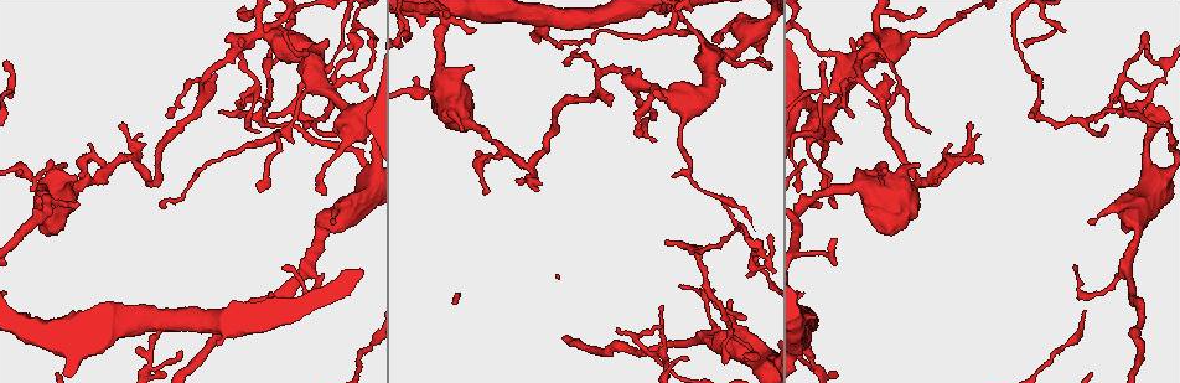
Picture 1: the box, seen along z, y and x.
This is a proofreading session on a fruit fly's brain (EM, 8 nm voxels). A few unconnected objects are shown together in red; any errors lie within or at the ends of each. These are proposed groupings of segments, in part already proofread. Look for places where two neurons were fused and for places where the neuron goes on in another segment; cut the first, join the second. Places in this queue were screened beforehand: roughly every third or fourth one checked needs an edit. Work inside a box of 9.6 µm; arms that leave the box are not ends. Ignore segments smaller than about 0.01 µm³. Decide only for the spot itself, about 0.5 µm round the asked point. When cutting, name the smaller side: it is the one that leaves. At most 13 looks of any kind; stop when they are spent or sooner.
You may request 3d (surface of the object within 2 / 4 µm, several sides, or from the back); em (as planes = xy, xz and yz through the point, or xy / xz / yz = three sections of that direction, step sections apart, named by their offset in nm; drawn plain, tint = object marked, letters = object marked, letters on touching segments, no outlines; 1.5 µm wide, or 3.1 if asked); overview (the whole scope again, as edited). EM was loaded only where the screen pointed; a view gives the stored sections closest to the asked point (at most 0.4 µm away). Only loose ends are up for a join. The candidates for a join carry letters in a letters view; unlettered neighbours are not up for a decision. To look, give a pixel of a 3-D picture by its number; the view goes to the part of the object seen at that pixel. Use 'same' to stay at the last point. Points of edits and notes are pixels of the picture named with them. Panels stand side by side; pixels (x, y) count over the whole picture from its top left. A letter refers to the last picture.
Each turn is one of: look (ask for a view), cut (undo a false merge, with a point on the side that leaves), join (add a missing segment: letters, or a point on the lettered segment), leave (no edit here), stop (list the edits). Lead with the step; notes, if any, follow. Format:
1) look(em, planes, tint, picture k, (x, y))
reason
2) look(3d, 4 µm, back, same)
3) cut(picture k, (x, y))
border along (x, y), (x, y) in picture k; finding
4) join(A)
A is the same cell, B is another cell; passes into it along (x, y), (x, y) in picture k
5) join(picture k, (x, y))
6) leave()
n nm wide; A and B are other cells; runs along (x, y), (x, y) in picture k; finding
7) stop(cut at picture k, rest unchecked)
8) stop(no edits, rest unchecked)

look(3d, 4 µm, picture 1, (764, 61))
thin end

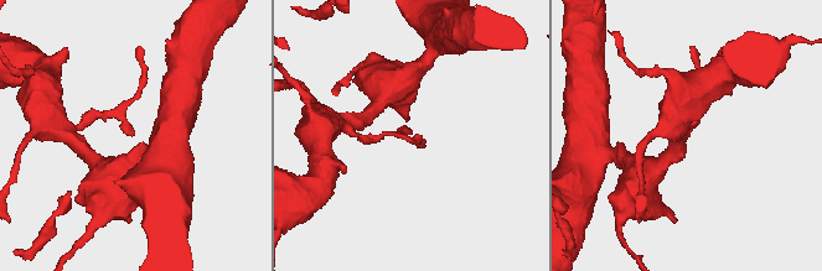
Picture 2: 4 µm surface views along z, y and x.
look(em, planes, letters, picture 2, (409, 130))

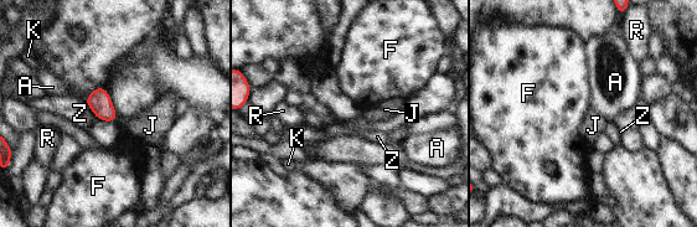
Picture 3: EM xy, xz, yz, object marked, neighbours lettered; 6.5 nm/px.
leave()
F touches over 220 nm; A, F, J, K, R and Z are other cells; border along (104, 88), (115, 112), (115, 120) in picture 3; no lettered segment goes on from it

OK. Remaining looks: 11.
look(3d, 2 µm, picture 1, (673, 30))
arms part here

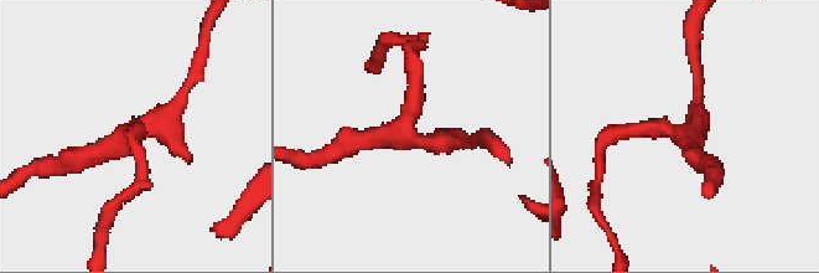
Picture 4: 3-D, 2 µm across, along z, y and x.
look(em, xz, step 8, plain, picture 4, (413, 133))
3 arms; now the EM

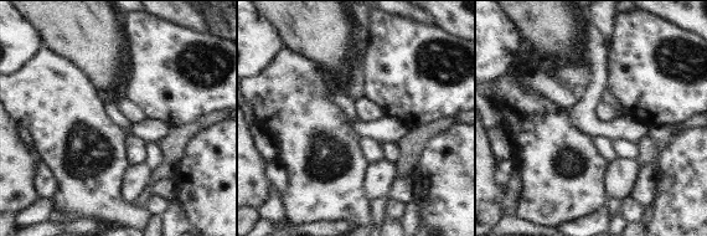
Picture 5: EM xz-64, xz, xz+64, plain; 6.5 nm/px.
look(em, xz, step 8, letters, same)

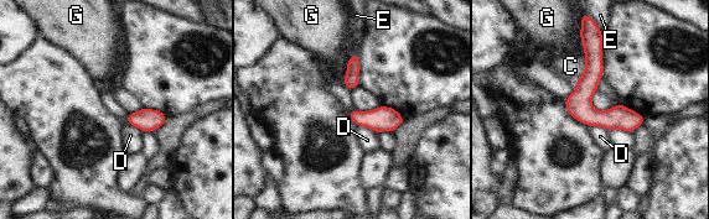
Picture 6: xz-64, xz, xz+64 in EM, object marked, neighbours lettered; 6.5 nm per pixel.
leave()
110 nm wide; C, D, E and G are other cells; border along (601, 77), (596, 90) in picture 6; continuous, no second neuron

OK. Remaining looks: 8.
look(em, planes, letters, picture 1, (813, 201))
a fork

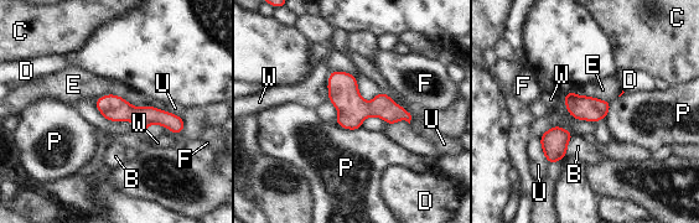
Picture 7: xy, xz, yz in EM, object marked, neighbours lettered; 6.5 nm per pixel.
leave()
B, C, D, E, F, P, U and W are other cells; border along (334, 122), (347, 129), (361, 129) in picture 7; all the same neuron

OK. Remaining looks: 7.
look(em, xy, step 8, tint, picture 1, (11, 92))
abrupt turn

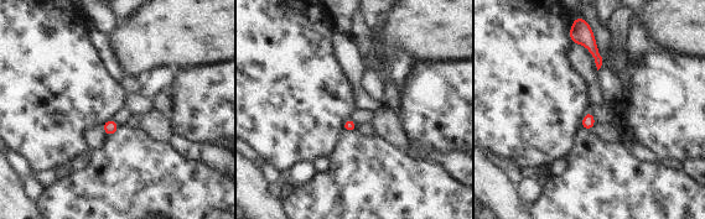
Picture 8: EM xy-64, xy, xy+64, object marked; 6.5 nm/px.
look(em, planes, tint, same)
another direction

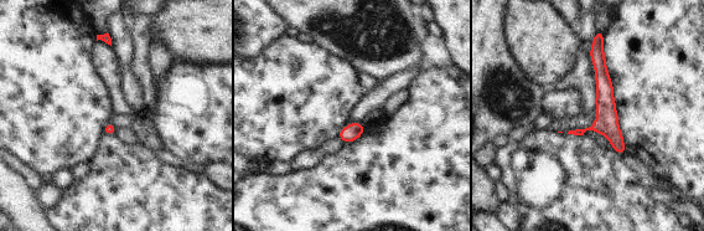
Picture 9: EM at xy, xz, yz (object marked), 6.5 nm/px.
look(em, planes, letters, same)
what lies round it

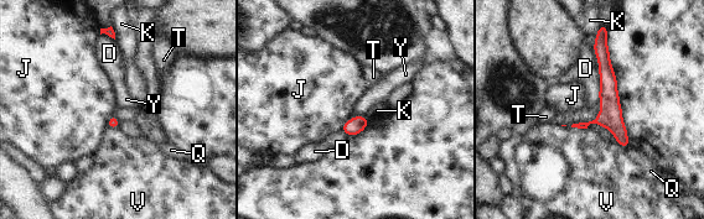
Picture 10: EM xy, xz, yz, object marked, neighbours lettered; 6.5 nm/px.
leave()
80 nm wide; D, J, K, Q, T, V and Y are other cells; border along (570, 126), (586, 129) in picture 10; continuous, no second neuron

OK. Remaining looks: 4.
look(em, xz, step 8, letters, picture 1, (1074, 270))
branch stops here

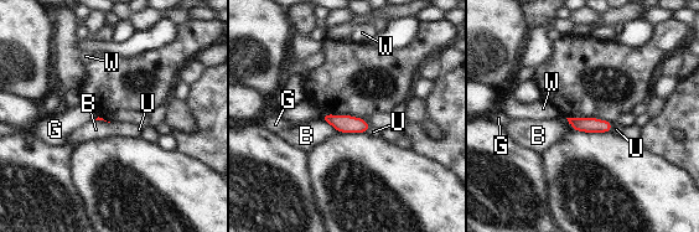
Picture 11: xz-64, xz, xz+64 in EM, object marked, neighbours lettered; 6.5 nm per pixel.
leave()
B, G, U and W are other cells; no lettered segment goes on from it

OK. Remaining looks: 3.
stop(no edits, rest unchecked)

